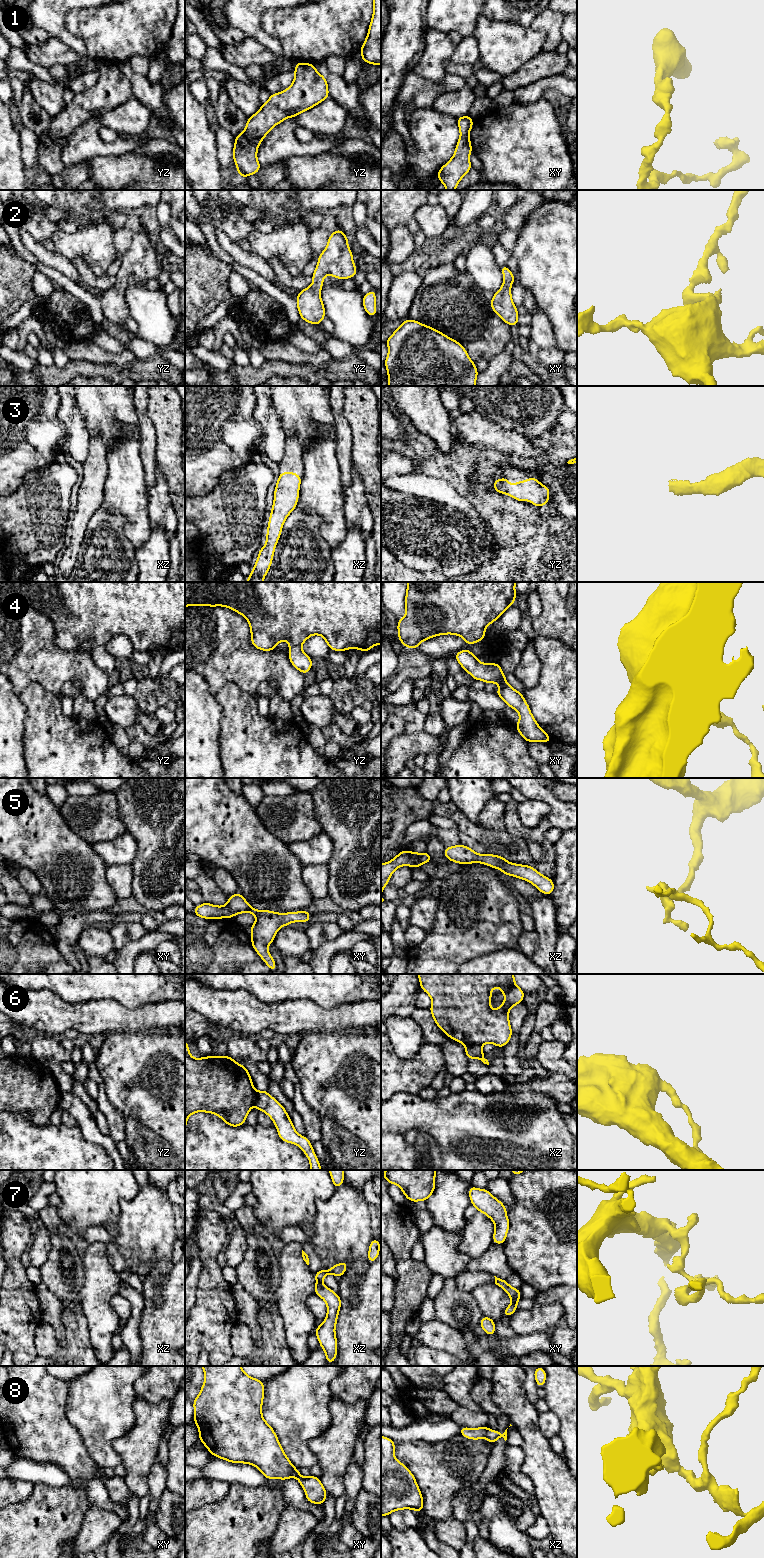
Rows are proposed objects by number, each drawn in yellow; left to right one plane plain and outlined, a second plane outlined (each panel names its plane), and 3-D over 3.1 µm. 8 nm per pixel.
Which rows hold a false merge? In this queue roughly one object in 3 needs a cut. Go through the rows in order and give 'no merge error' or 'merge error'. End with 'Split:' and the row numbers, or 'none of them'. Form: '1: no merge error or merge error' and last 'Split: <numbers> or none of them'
1: no merge error
2: no merge error
3: no merge error
4: no merge error
5: no merge error
6: merge error
7: merge error
8: merge error
Split: 6, 7, 8

